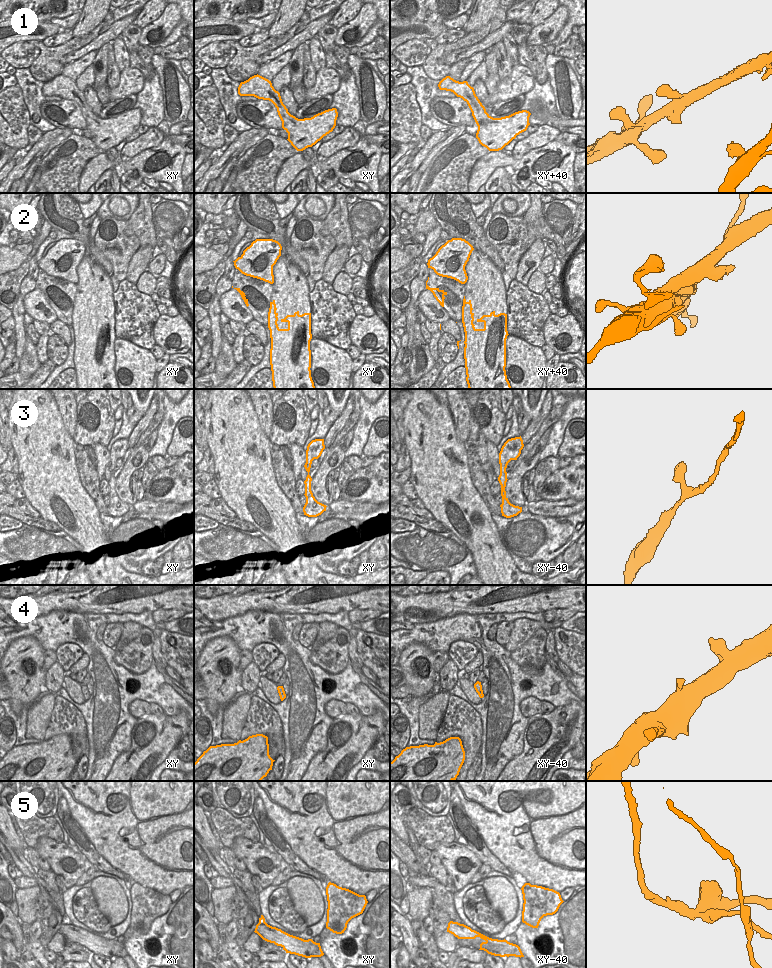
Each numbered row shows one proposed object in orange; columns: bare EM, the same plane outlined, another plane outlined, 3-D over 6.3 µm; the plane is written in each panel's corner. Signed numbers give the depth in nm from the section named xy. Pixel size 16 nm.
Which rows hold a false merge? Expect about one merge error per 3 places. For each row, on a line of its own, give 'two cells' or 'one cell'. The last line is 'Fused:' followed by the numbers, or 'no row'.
1: one cell
2: two cells
3: one cell
4: one cell
5: two cells
Fused: 2, 5

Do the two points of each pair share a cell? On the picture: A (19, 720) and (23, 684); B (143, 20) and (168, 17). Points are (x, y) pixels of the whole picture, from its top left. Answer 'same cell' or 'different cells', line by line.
A: different cells
B: different cells

